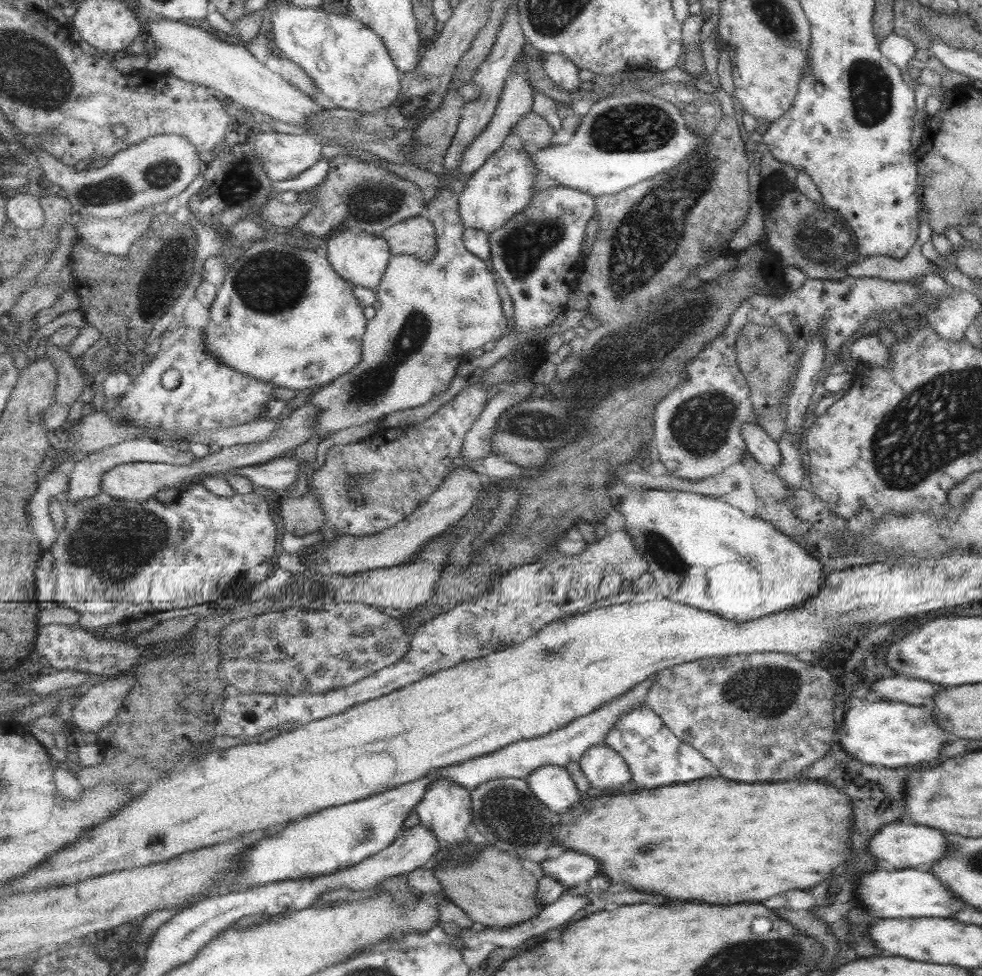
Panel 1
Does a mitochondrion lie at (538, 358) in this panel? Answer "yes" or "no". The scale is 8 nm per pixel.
no

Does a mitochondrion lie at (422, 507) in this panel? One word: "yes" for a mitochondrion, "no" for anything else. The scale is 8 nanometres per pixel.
no

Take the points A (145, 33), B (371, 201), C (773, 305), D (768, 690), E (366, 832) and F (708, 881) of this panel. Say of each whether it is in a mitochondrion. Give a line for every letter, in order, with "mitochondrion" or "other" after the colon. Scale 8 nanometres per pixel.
A: other
B: mitochondrion
C: other
D: mitochondrion
E: mitochondrion
F: other

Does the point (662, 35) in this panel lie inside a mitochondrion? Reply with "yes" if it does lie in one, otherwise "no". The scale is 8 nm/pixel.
no

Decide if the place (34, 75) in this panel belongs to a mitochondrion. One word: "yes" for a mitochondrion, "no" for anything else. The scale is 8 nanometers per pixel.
yes

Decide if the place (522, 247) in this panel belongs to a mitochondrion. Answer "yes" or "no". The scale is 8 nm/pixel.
yes

